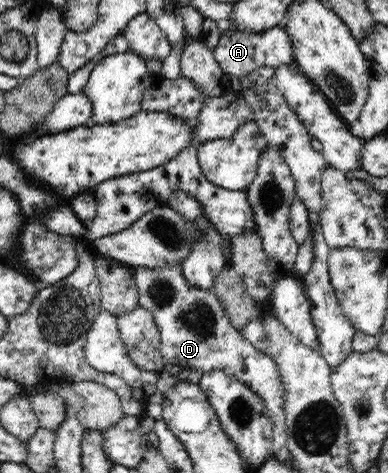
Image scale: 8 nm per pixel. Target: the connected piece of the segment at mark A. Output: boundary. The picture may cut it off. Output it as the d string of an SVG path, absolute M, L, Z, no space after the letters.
M274 26L270 30L264 30L264 32L249 32L249 30L231 32L229 28L221 30L218 45L212 50L212 53L214 53L214 60L218 61L218 65L222 67L222 71L225 72L226 76L229 74L232 76L242 76L242 74L248 74L264 65L275 69L277 66L294 62L290 35L286 32L284 26Z

